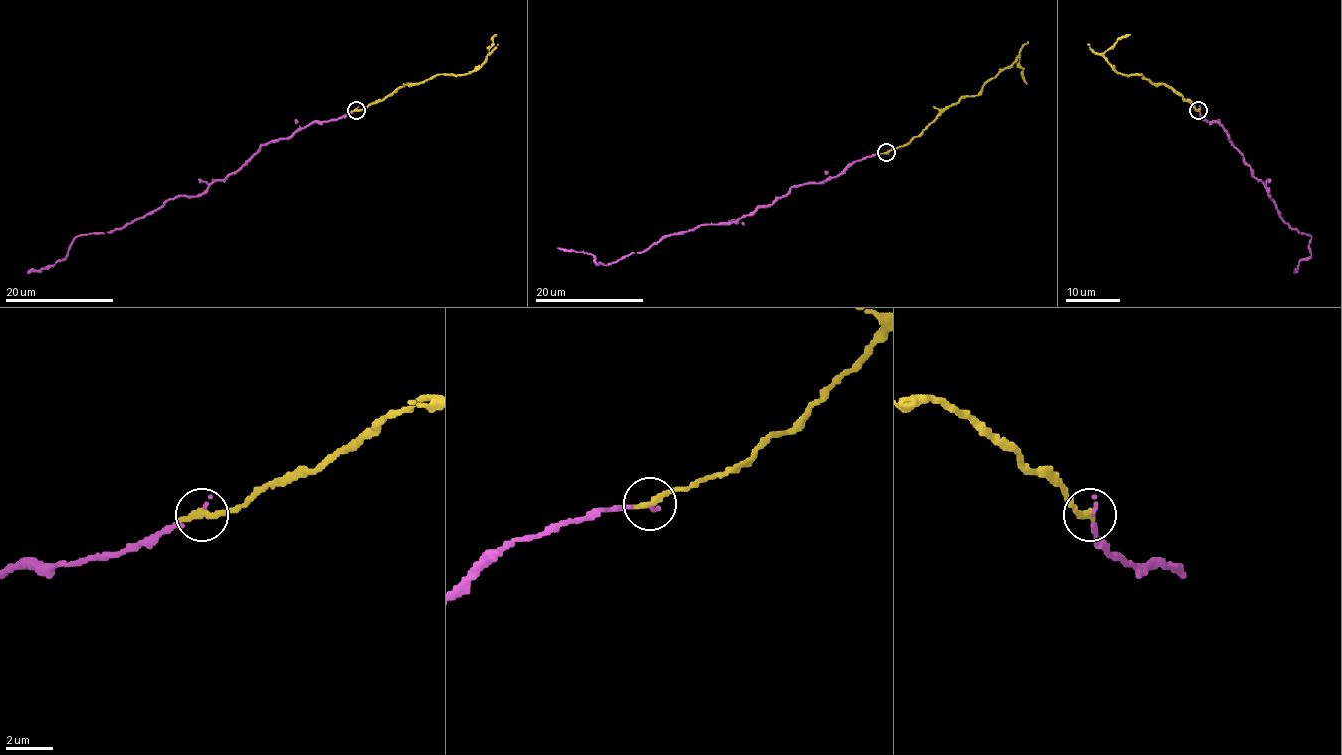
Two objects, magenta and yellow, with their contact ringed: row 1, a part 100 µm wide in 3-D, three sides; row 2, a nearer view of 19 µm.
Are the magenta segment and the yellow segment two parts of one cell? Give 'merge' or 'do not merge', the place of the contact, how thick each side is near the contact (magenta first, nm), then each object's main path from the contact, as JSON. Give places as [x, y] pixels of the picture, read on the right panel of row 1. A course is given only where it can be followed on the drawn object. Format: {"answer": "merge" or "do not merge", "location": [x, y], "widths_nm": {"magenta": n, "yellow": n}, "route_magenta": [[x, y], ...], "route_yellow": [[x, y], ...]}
{"answer": "merge", "location": [1198, 110], "widths_nm": {"magenta": 140, "yellow": 400}, "route_magenta": [[1200, 110], [1204, 119], [1223, 127], [1281, 218], [1311, 238], [1311, 255], [1293, 273]], "route_yellow": [[1198, 110], [1163, 84], [1151, 82], [1141, 74], [1121, 74], [1110, 65], [1103, 54], [1118, 39], [1130, 35]]}

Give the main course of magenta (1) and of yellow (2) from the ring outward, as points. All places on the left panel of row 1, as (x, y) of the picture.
1: (356, 110), (264, 144), (238, 169), (197, 195), (175, 195), (121, 228), (76, 238), (61, 261), (27, 273)
2: (356, 110), (380, 101), (407, 84), (424, 82), (431, 77), (448, 74), (467, 74), (482, 65), (497, 35)

